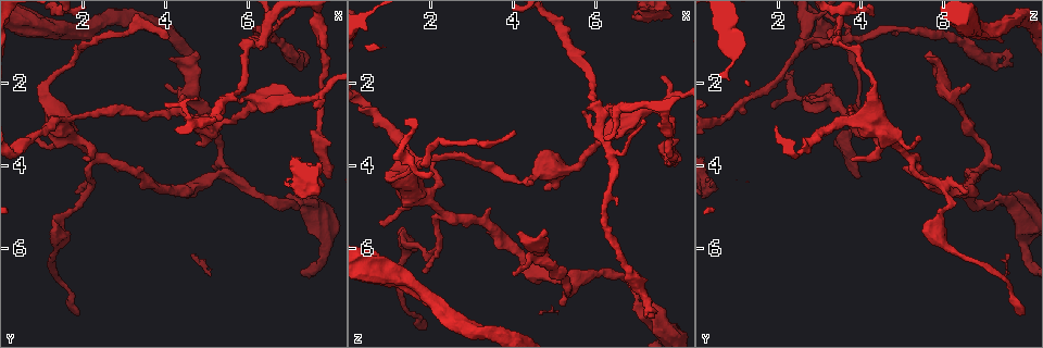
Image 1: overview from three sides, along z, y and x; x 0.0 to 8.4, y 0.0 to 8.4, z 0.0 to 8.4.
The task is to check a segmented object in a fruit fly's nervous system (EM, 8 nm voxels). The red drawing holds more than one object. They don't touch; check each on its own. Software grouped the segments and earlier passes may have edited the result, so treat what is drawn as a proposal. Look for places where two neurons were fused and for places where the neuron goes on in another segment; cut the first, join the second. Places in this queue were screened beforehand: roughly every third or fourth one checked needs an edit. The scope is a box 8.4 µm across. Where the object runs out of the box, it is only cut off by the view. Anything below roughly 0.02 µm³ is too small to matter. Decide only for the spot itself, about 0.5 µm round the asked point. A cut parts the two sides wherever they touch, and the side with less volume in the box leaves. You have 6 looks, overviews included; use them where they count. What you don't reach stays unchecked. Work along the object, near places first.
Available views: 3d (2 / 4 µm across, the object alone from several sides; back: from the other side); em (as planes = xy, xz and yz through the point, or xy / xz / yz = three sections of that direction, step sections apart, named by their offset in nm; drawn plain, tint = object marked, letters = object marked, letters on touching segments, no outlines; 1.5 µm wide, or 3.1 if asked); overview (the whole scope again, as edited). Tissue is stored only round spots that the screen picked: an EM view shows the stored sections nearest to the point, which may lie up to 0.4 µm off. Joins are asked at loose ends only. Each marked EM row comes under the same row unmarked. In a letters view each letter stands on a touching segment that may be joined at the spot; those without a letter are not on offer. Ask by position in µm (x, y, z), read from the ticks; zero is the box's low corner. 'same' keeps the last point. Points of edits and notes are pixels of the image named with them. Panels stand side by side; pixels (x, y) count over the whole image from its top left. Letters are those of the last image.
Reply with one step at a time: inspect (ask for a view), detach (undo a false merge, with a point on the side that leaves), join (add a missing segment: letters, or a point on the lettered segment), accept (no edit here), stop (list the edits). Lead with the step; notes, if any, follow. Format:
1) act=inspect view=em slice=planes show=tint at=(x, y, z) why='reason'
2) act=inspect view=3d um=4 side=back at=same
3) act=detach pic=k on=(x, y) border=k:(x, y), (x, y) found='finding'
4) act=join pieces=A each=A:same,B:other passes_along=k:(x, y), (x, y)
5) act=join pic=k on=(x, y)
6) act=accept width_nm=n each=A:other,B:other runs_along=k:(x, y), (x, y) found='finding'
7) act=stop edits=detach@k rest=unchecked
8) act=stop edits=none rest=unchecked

act=inspect view=3d um=2 side=back at=(2.15, 1.10, 3.40) why='abrupt turn'

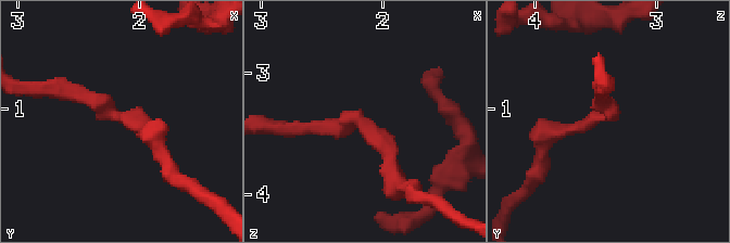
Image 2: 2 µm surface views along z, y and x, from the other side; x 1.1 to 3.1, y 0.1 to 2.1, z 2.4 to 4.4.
act=inspect view=em slice=xz step=8 show=tint at=(2.16, 1.06, 3.44)

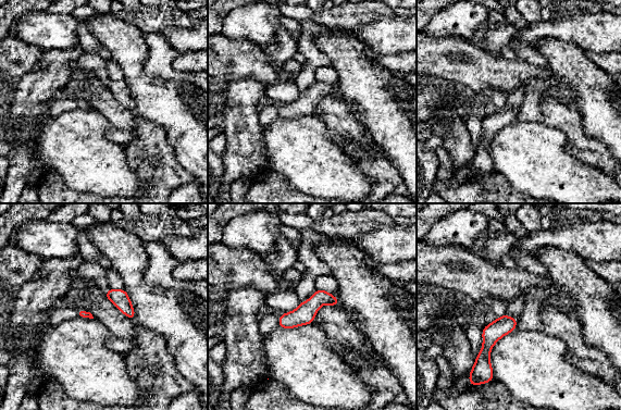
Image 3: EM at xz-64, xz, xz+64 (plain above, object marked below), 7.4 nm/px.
act=inspect view=em slice=planes show=letters at=same why='cut it another way'

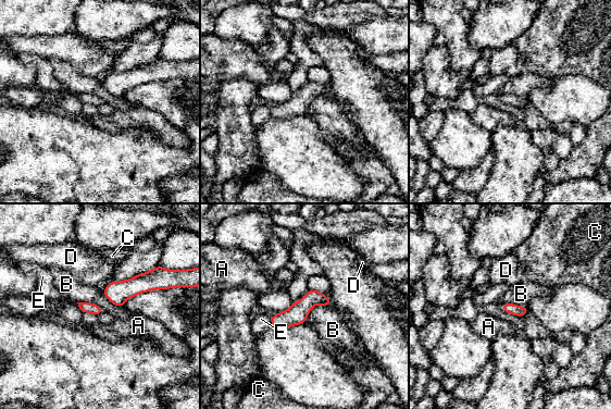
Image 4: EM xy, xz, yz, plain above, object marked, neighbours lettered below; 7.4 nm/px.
act=accept each=A:other,B:other,C:other,D:other,E:other found='all the same neuron'

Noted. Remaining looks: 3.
act=inspect view=em slice=planes show=tint at=(6.35, 0.90, 3.70) why='two arms in line, one across'

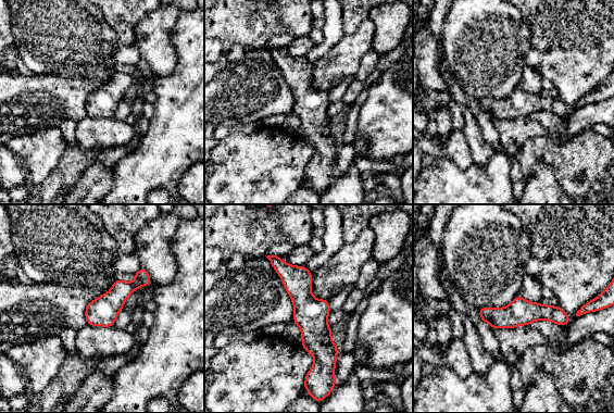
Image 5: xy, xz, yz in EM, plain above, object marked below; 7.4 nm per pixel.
act=inspect view=em slice=planes show=letters at=same

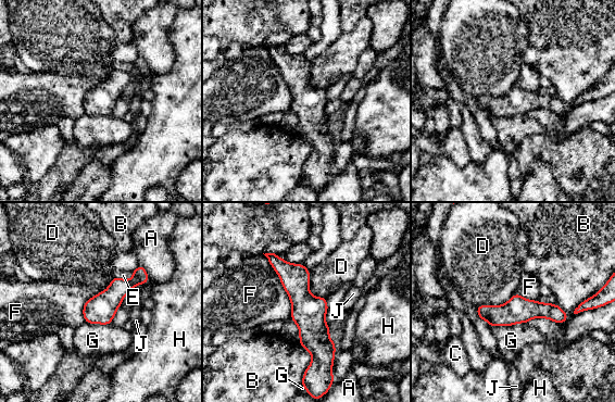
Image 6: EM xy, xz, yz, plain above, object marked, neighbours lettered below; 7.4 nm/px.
act=accept each=A:other,B:other,C:other,D:other,E:other,F:other,G:other,H:other,J:other found='one neuron here'

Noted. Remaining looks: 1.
act=stop edits=none rest=unchecked

